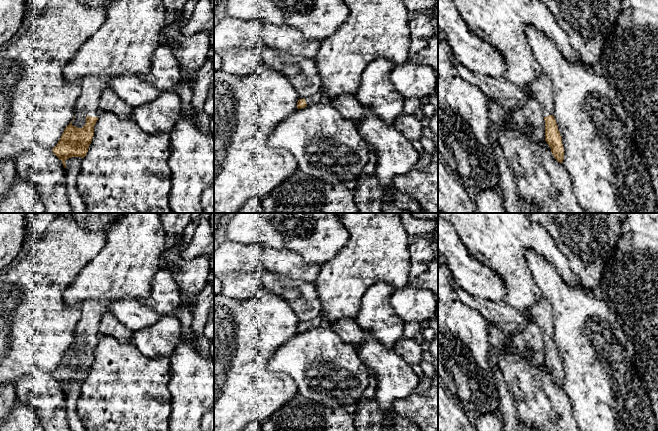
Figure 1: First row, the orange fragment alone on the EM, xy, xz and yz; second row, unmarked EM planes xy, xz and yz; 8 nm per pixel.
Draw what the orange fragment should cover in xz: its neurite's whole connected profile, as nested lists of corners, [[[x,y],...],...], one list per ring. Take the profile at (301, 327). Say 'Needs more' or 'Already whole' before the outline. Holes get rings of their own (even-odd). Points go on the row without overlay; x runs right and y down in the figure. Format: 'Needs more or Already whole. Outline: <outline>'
Needs more. Outline: [[[321,315],[307,321],[306,323],[299,323],[297,326],[297,333],[302,333],[310,329],[318,328],[323,325],[323,319]]]

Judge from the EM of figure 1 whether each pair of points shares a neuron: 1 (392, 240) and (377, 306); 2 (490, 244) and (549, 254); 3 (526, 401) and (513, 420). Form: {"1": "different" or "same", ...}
{"1": "different", "2": "same", "3": "different"}

